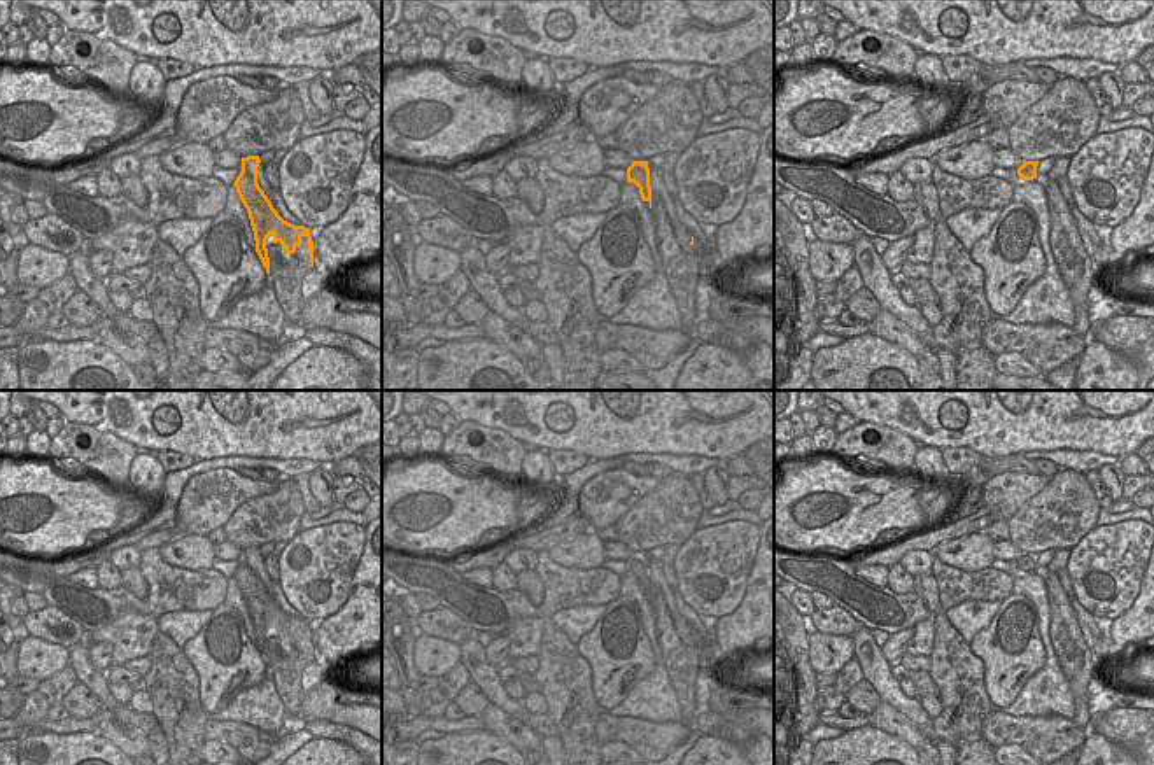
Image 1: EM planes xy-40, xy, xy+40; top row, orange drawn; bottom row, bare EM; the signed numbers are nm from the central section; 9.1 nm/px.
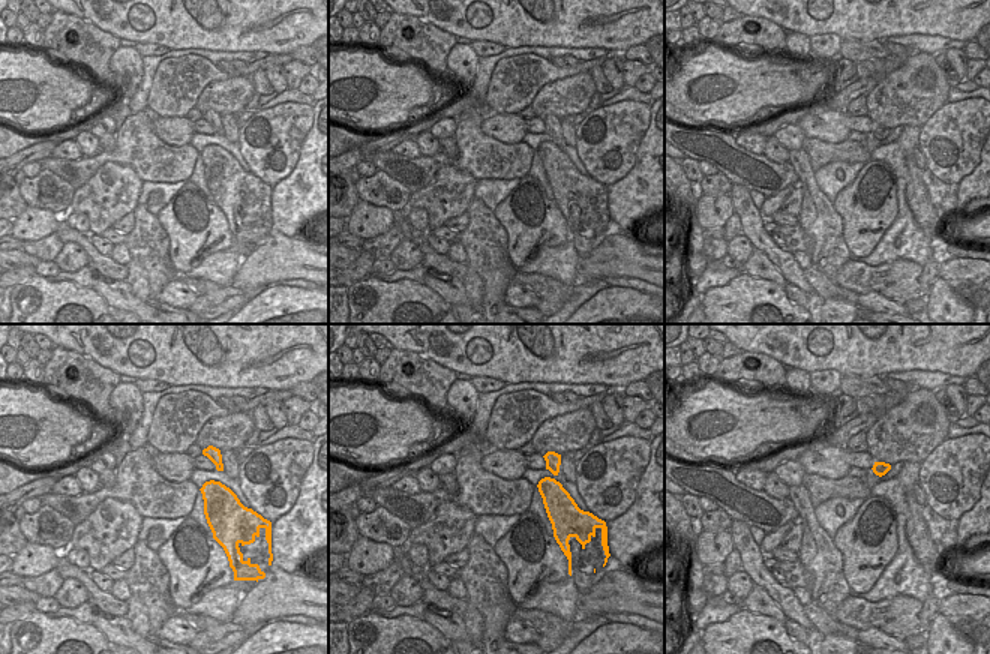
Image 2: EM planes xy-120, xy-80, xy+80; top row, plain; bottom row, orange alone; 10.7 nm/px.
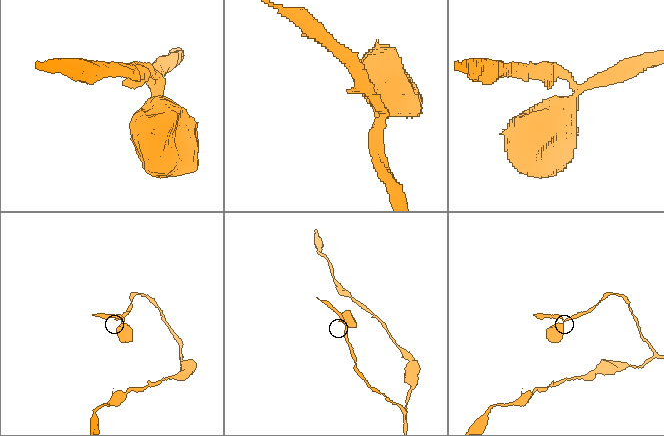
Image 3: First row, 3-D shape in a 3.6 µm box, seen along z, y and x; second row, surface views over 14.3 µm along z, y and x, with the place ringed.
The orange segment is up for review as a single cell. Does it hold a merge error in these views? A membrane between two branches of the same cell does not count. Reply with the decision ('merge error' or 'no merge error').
no merge error

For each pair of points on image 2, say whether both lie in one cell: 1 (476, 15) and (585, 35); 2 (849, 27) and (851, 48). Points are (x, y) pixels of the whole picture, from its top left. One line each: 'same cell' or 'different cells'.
1: same cell
2: different cells

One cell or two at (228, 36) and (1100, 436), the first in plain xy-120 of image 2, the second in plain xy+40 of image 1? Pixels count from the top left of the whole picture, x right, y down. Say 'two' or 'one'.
one

